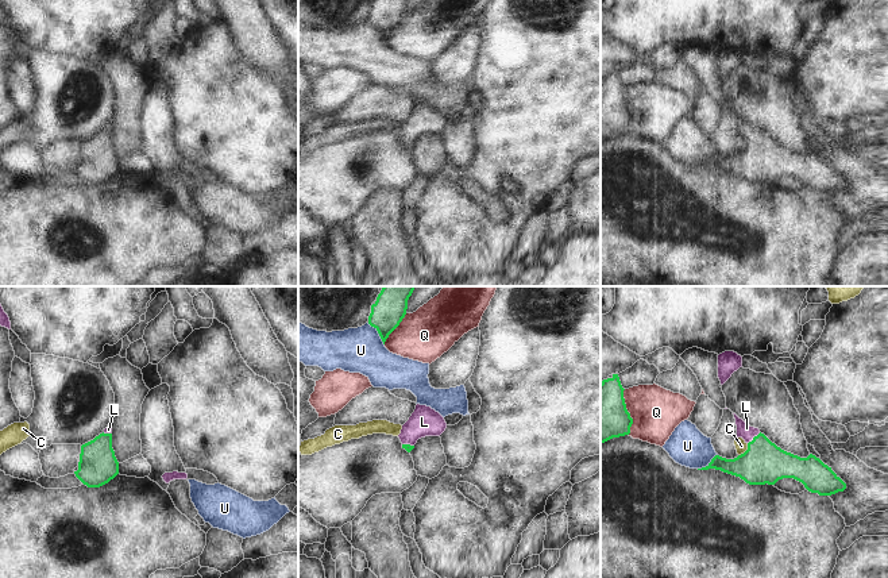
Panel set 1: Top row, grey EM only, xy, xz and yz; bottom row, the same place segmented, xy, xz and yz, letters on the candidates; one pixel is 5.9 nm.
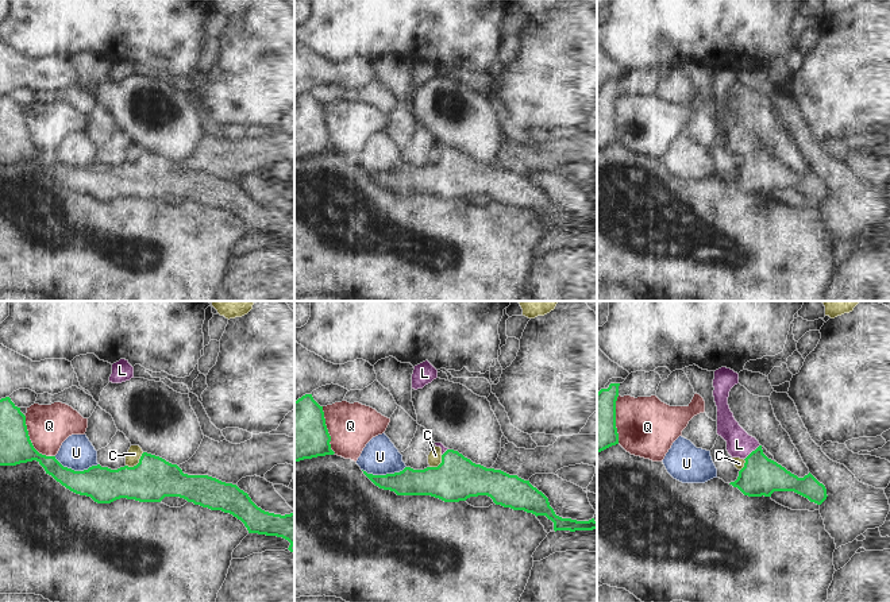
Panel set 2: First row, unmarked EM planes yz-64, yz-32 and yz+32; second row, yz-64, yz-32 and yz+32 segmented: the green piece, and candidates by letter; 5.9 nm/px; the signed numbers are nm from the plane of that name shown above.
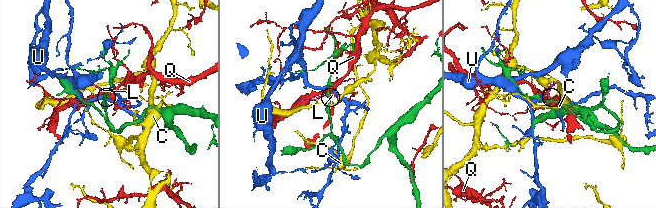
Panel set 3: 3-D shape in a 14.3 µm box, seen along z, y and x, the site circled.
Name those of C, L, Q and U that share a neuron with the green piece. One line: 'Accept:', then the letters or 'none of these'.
Accept: L

